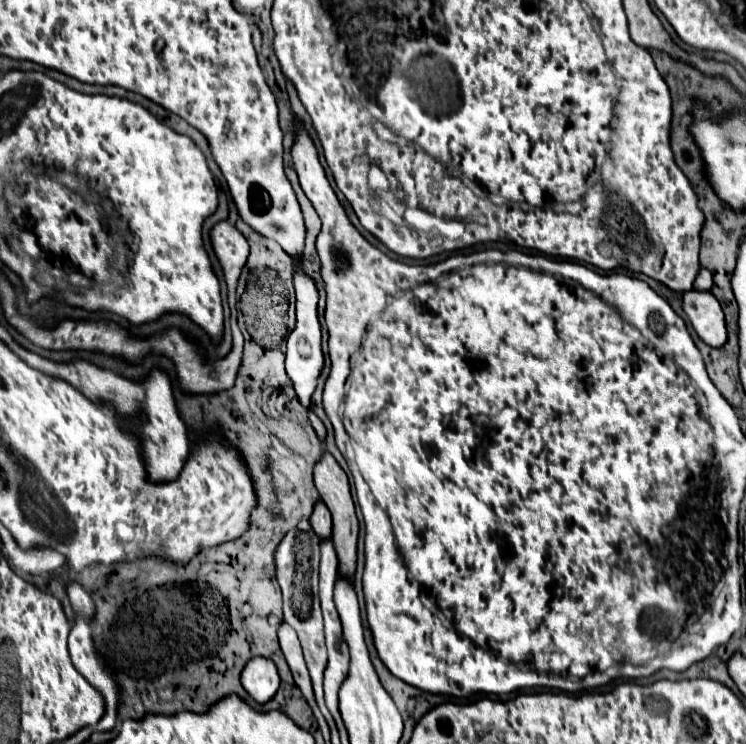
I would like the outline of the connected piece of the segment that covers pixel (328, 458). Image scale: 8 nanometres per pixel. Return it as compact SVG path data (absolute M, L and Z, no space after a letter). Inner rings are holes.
M325 450L321 454L321 458L317 460L315 468L313 468L313 482L315 488L319 490L321 500L325 502L325 506L329 508L331 516L333 516L333 544L339 556L339 568L347 568L347 572L355 572L355 556L357 556L357 516L355 516L355 506L351 500L351 492L349 492L349 482L347 476L343 472L343 468L337 464L337 460Z

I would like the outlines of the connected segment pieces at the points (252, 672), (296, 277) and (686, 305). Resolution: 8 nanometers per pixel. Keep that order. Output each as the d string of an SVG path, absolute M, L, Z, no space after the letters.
M267 658L249 660L241 674L241 686L257 704L269 702L279 688L279 674L275 664Z
M301 270L293 272L293 284L295 284L295 296L297 296L297 328L291 332L287 340L287 356L285 356L285 374L291 380L293 392L301 406L311 408L311 396L317 388L317 378L323 370L323 350L321 350L321 324L317 316L317 284L311 276L307 276Z
M689 290L683 294L683 312L691 320L691 326L699 338L711 348L719 348L727 342L725 316L711 292Z

